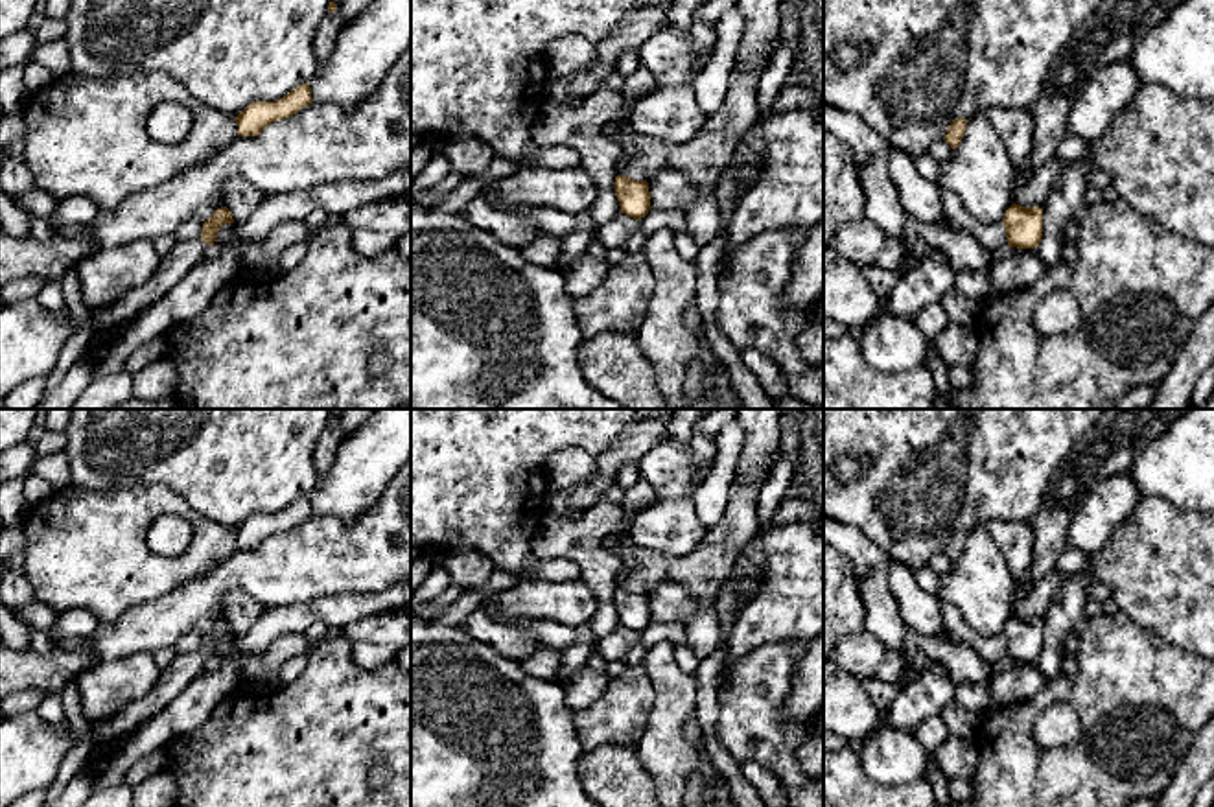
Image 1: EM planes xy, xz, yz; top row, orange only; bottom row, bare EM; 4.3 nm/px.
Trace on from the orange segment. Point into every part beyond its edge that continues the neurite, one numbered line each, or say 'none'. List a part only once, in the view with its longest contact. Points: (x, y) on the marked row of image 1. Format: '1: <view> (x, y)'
1: xy (175, 262)

